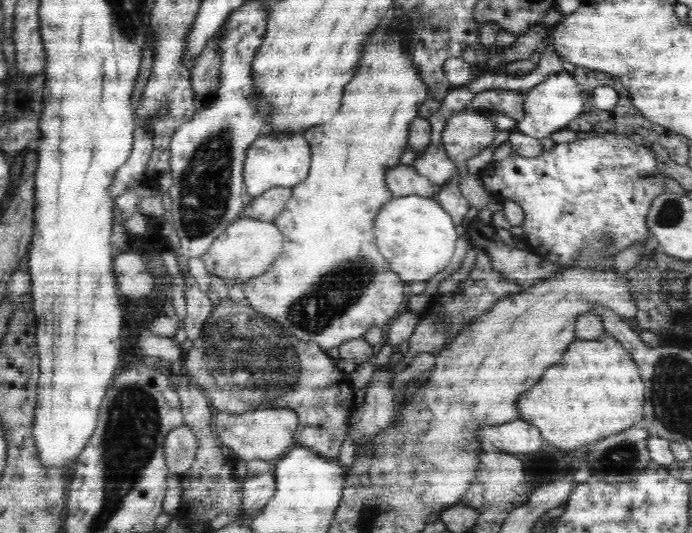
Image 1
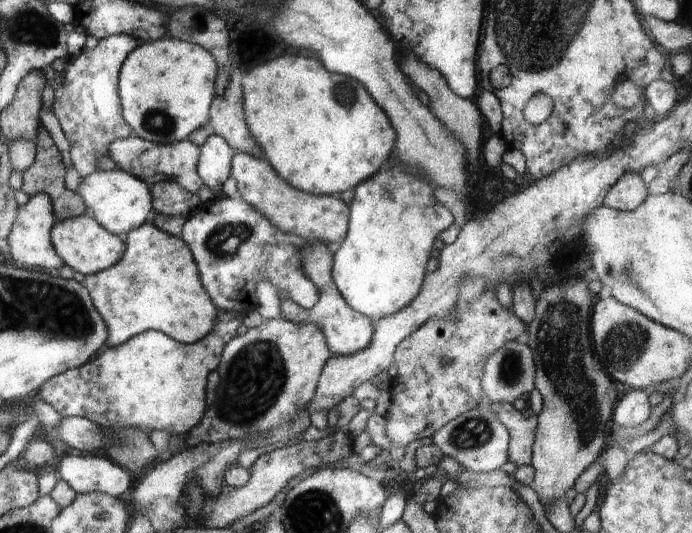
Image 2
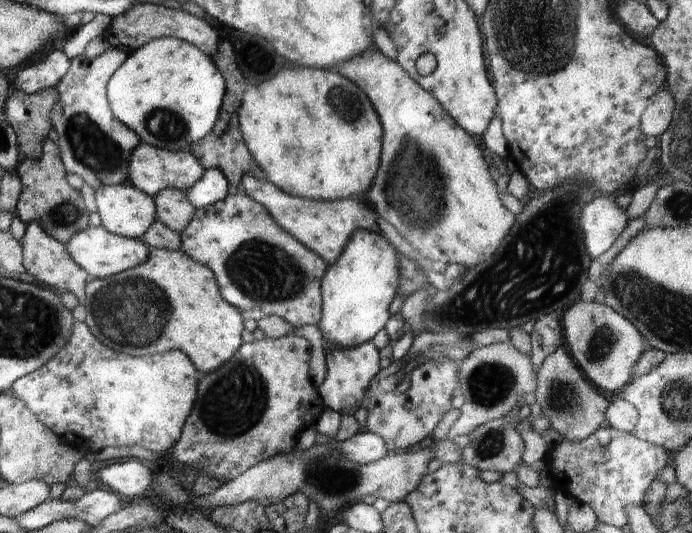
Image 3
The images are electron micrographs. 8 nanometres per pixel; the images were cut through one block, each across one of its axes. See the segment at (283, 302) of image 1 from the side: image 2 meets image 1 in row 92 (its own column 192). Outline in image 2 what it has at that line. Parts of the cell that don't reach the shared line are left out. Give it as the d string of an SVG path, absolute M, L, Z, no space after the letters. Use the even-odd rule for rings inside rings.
M217 310L217 321L214 330L208 333L200 342L182 344L163 332L143 332L98 356L92 362L88 361L75 369L68 369L62 374L48 379L38 393L60 416L81 416L91 420L99 427L112 428L112 433L121 434L128 430L118 430L122 426L138 426L152 430L168 430L172 435L186 435L194 428L206 410L205 388L208 374L217 370L225 347L236 335L236 330L243 324L243 311Z

